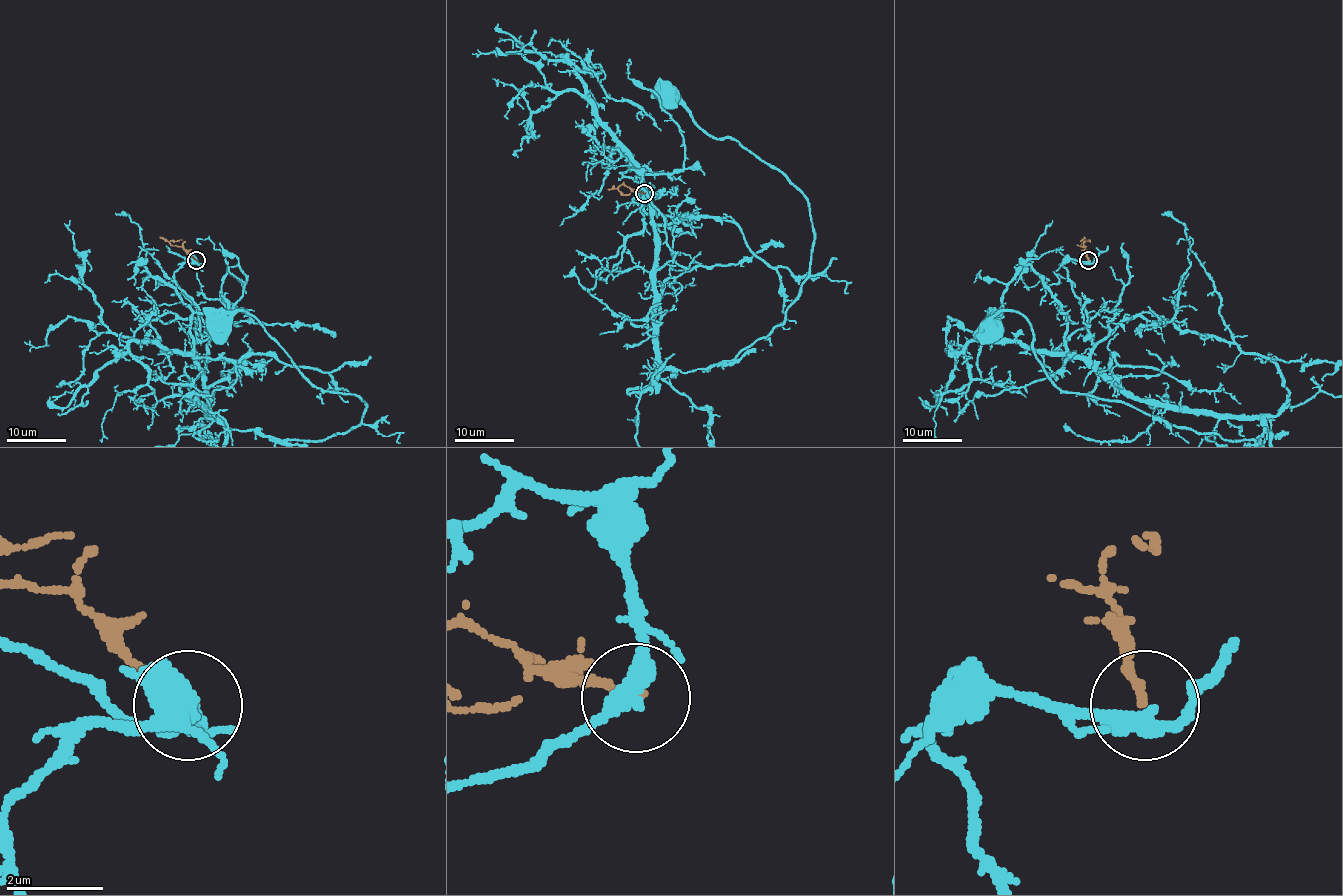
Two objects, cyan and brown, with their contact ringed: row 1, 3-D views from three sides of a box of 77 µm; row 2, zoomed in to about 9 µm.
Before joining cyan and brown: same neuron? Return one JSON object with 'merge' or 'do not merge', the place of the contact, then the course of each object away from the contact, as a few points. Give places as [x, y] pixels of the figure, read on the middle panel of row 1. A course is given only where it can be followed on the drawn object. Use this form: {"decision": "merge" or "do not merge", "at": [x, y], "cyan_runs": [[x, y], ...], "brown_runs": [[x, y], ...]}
{"decision": "do not merge", "at": [644, 193], "cyan_runs": [[644, 194], [630, 167], [649, 194], [665, 366], [732, 360], [784, 321], [809, 274], [809, 203], [670, 93]], "brown_runs": [[644, 194], [621, 185], [619, 191], [624, 195], [630, 194]]}

